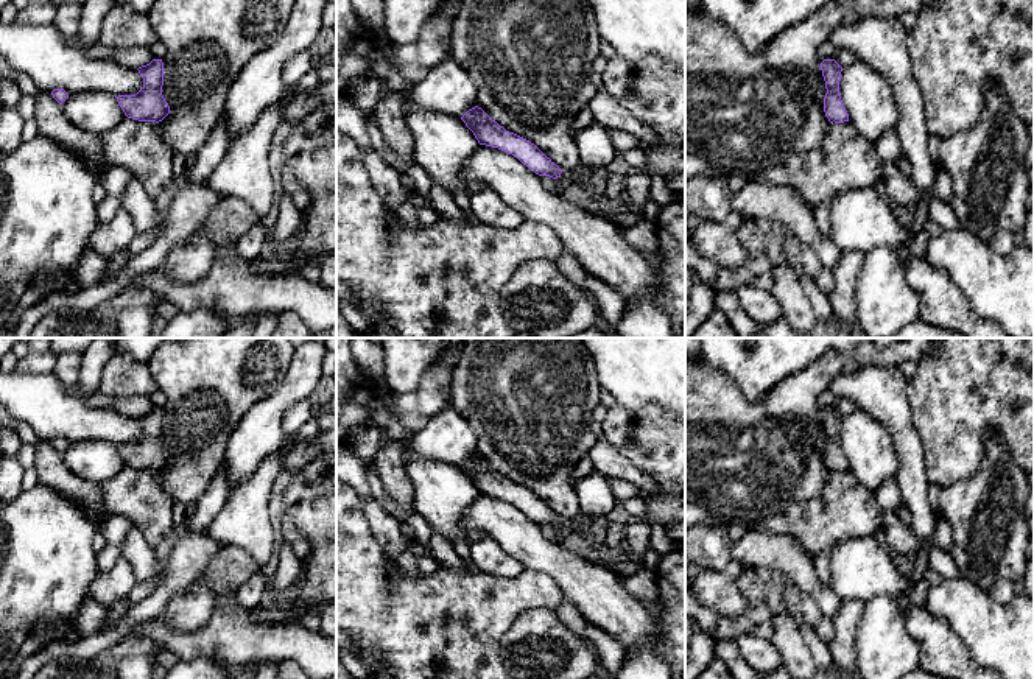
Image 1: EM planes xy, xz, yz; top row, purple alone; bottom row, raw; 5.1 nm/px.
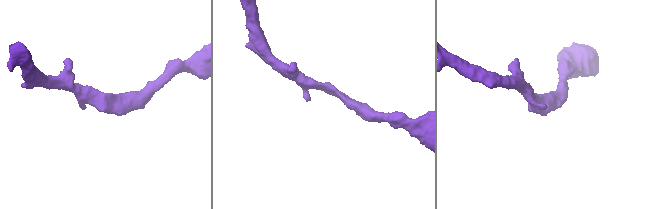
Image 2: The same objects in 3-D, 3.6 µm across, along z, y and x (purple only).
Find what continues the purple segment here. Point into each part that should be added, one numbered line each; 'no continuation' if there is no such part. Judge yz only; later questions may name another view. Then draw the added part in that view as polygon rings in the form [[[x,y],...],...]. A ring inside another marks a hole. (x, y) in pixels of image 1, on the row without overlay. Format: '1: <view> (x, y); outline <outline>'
no continuation

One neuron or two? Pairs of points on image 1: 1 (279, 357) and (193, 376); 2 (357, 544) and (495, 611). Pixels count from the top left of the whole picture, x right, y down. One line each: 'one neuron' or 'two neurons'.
1: one neuron
2: one neuron

